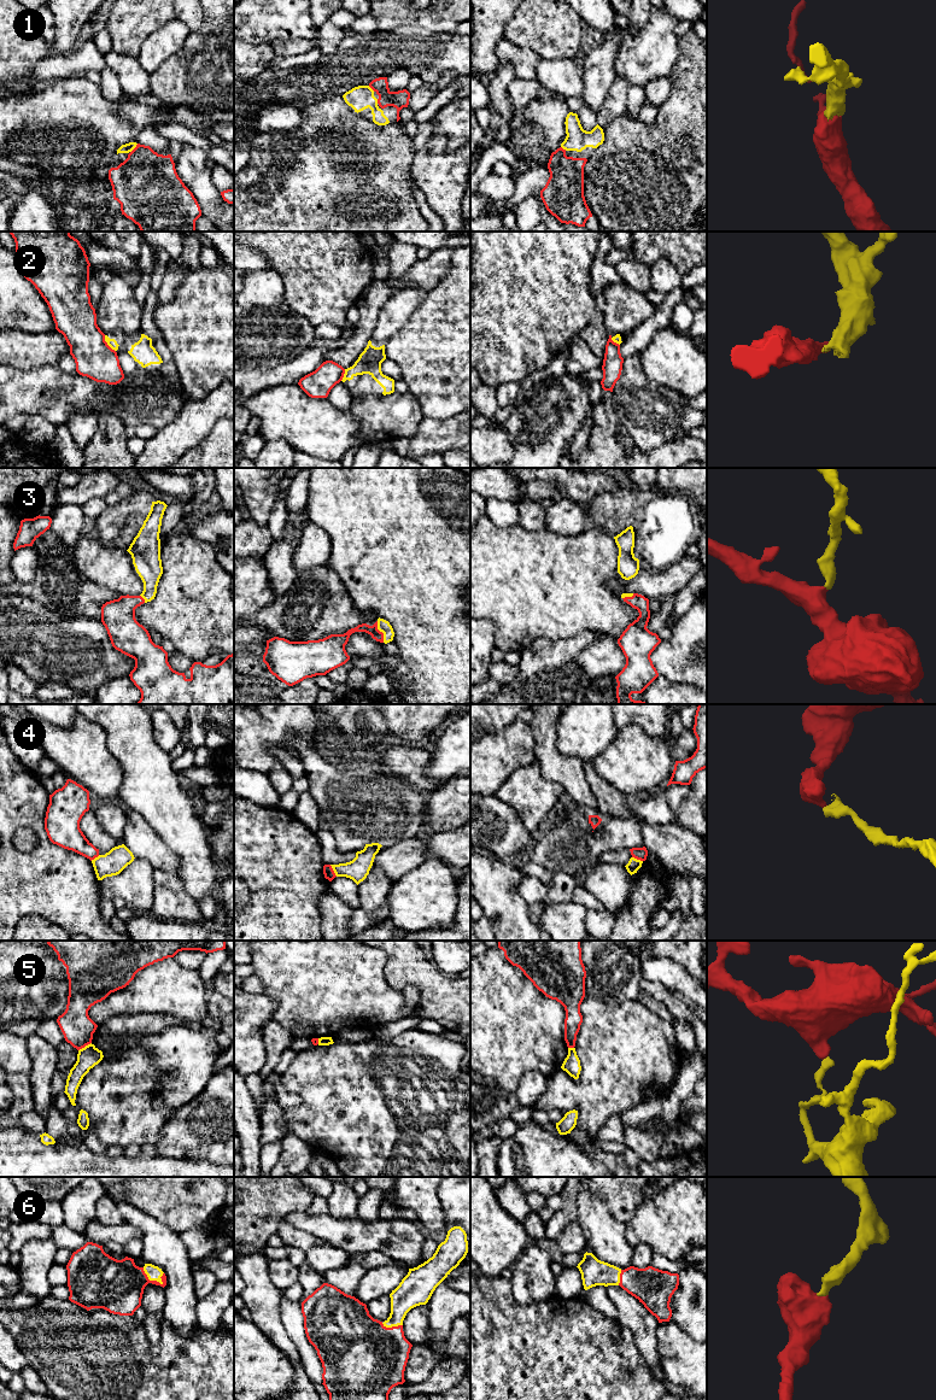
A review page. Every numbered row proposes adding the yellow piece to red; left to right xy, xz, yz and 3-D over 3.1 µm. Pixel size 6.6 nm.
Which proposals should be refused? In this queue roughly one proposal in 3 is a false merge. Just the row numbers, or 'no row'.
2, 4, 5

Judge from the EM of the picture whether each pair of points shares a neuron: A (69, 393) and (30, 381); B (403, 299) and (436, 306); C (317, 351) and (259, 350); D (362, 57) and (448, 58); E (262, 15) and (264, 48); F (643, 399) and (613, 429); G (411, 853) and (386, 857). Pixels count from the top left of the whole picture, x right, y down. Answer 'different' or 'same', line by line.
A: same
B: different
C: different
D: same
E: different
F: different
G: same

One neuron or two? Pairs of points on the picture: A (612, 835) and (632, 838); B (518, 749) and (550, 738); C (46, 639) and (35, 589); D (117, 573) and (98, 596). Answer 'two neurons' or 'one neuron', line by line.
A: one neuron
B: two neurons
C: two neurons
D: two neurons

